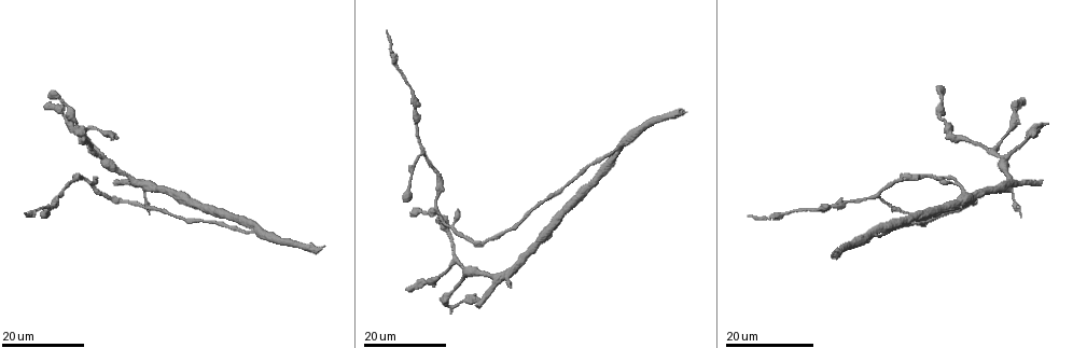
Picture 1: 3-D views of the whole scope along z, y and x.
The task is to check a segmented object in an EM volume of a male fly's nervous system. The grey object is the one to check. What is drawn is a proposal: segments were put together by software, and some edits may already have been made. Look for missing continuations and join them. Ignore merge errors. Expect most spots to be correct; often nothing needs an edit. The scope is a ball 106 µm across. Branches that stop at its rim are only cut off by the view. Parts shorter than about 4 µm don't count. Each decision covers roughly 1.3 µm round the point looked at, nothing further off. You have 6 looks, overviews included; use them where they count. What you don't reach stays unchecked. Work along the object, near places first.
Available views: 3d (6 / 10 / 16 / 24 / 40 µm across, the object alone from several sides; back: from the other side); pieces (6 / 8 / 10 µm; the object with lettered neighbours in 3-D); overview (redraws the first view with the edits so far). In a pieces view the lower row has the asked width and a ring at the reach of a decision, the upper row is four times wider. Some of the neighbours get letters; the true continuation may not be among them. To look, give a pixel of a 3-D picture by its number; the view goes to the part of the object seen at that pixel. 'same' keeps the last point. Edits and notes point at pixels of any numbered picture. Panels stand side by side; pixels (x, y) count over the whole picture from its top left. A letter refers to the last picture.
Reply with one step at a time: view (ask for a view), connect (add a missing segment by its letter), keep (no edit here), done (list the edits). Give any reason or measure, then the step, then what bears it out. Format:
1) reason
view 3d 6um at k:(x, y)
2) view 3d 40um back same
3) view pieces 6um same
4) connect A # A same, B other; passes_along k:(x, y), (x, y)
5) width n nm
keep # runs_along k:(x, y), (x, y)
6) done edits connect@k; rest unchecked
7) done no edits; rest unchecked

view 3d 24um at 1:(1033, 137)

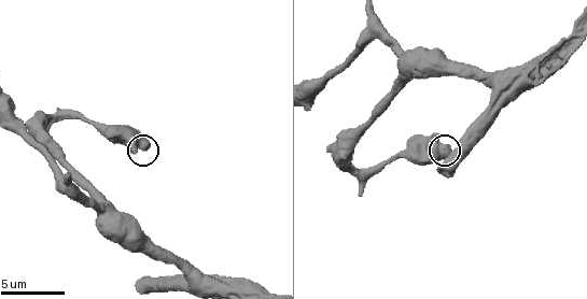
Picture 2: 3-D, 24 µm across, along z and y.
see the neighbours
view pieces 6um at 2:(450, 147)

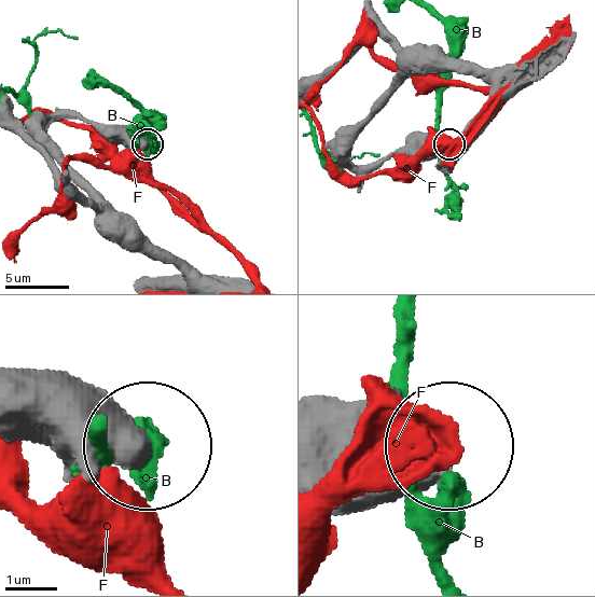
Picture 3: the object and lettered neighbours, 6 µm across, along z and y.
width 550 nm
keep # B other, F other; no lettered segment goes on from it

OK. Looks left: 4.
free end
view 3d 24um at 1:(96, 176)

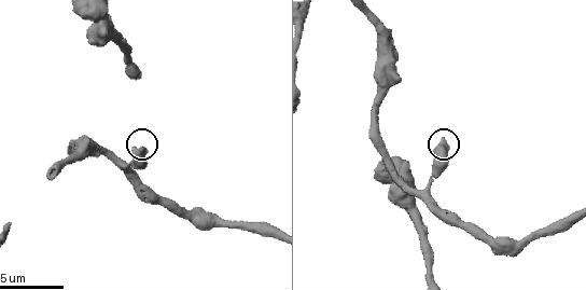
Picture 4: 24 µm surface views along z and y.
what lies round it
view pieces 10um at 4:(445, 139)

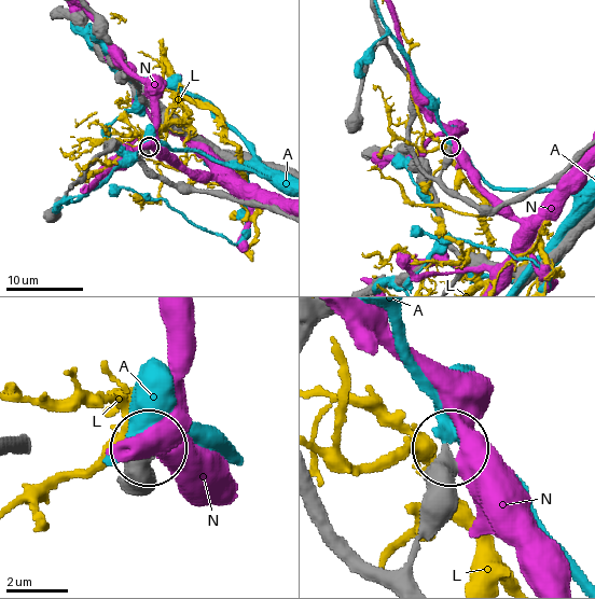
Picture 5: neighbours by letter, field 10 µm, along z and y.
width 430 nm
keep # A other, L other, N other; runs_along 5:(410, 577), (426, 515), (426, 476), (446, 448); no lettered segment goes on from it

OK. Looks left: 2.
free end
view 3d 16um at 1:(409, 214)

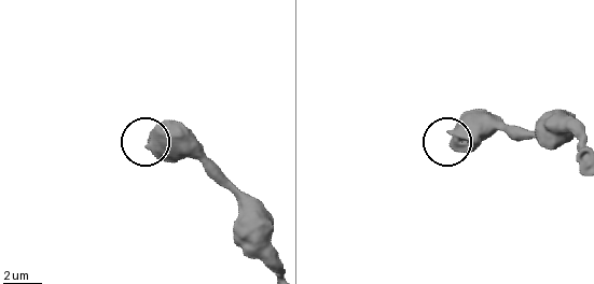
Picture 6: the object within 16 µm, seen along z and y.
view pieces 8um at 6:(452, 144)

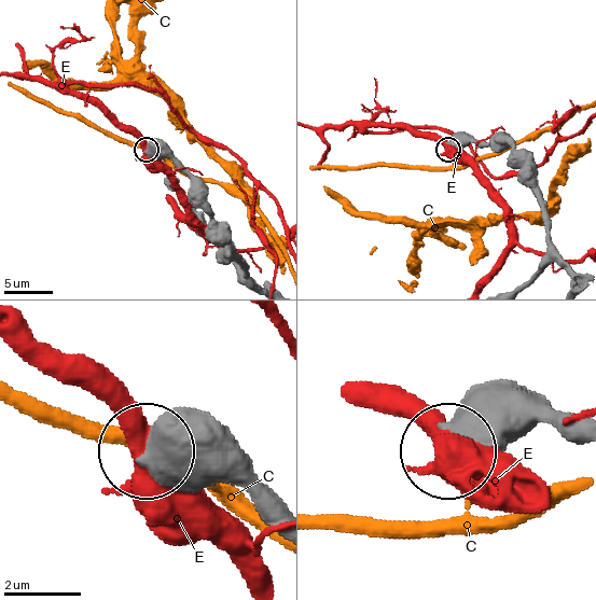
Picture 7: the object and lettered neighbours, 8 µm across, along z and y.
keep # C other, E other; runs_along 7:(237, 261), (217, 223), (191, 199), (188, 176), (148, 150); none of them fits

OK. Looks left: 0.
done no edits; rest unchecked

